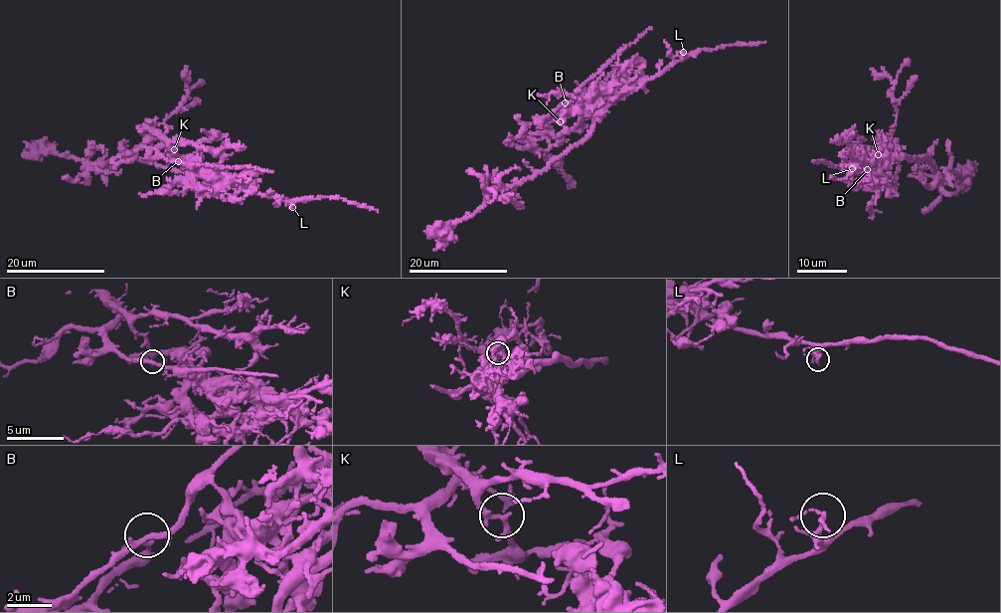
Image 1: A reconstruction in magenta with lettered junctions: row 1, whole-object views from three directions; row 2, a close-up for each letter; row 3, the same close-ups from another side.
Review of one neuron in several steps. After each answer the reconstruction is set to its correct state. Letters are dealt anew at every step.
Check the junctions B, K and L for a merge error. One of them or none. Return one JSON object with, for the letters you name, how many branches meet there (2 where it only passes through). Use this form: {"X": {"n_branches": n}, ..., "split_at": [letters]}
{"K": {"n_branches": 3}, "split_at": ["K"]}

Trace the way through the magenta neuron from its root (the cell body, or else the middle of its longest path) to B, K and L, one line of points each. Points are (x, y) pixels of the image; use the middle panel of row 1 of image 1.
B: (593, 123), (595, 112), (588, 107), (580, 92), (565, 102)
K: (593, 123), (595, 112), (585, 106), (574, 127), (568, 128), (559, 121)
L: (593, 123), (594, 118), (616, 100), (680, 62), (683, 52)

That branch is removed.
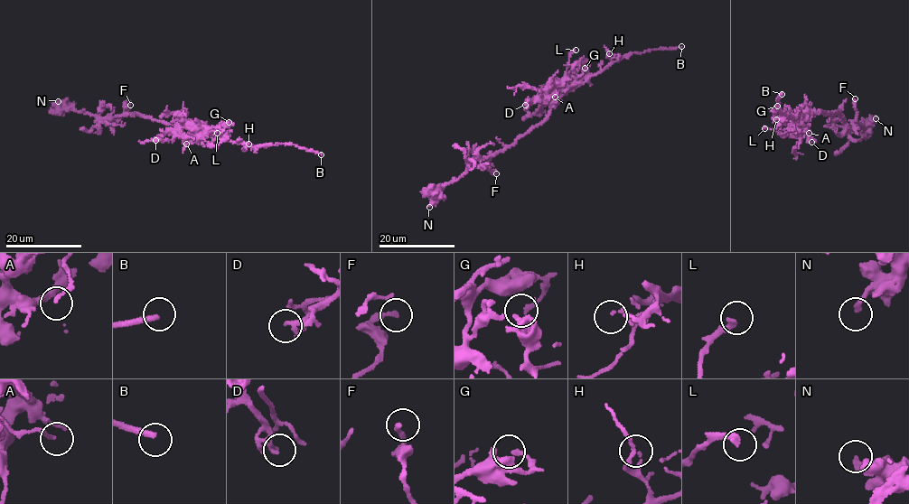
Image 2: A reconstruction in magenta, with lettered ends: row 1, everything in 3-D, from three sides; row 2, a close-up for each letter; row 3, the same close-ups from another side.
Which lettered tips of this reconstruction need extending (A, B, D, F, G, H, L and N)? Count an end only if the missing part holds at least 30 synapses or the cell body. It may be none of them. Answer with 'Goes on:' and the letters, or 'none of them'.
Goes on: B

